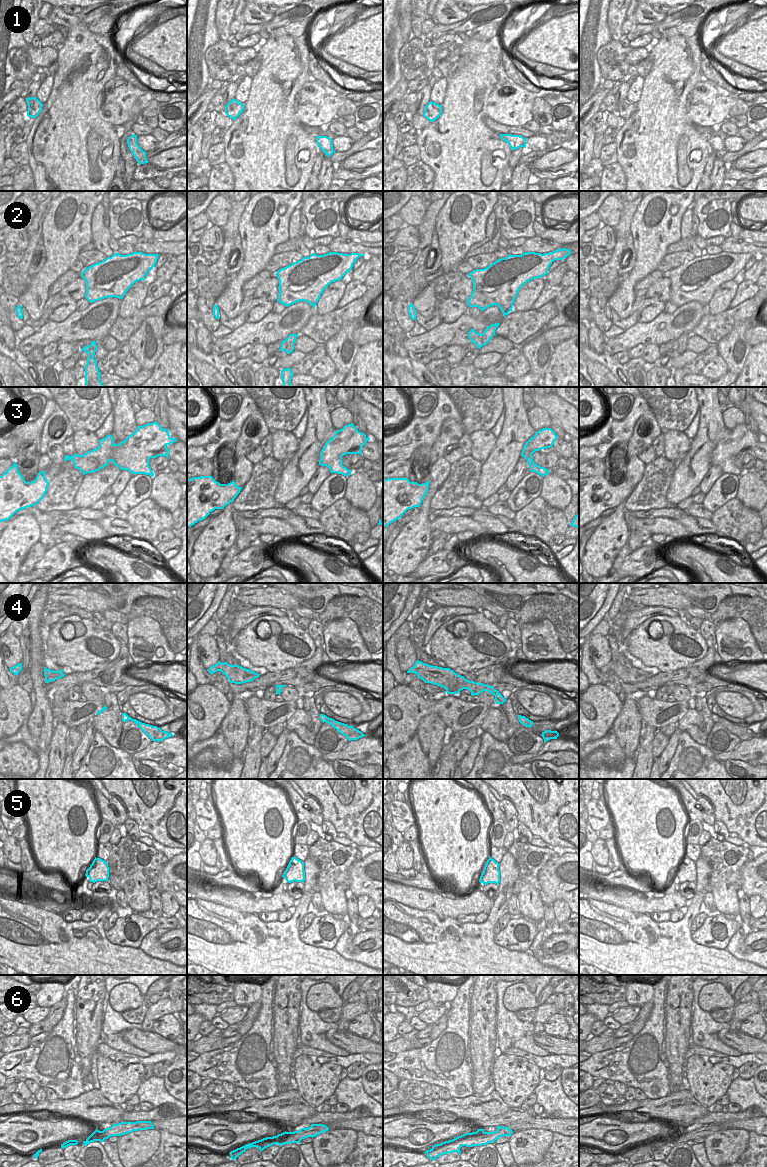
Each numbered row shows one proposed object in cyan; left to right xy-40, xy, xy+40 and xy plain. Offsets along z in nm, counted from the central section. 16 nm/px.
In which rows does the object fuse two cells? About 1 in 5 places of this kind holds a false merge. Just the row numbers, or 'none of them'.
none of them

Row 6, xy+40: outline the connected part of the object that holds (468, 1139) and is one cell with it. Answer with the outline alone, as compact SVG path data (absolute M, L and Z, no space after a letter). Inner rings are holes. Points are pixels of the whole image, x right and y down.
M497 1126L497 1130L494 1132L485 1132L484 1129L477 1129L476 1132L465 1133L452 1140L435 1144L430 1150L425 1151L424 1153L431 1160L435 1160L441 1155L453 1152L458 1152L460 1155L460 1148L462 1146L472 1147L494 1143L498 1138L502 1136L509 1137L512 1133L513 1131L511 1129L504 1126Z

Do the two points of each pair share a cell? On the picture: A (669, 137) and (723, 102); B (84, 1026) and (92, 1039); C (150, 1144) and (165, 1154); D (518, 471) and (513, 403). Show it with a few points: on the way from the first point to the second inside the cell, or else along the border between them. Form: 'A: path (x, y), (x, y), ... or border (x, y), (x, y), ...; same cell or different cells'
A: border (686, 98), (686, 115), (695, 124); different cells
B: path (87, 1029), (89, 1036); same cell
C: border (159, 1130), (159, 1146), (151, 1156); different cells
D: border (520, 455), (505, 482); different cells

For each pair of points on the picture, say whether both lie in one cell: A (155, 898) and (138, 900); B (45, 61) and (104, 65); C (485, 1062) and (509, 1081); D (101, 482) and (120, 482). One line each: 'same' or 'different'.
A: different
B: different
C: different
D: different

